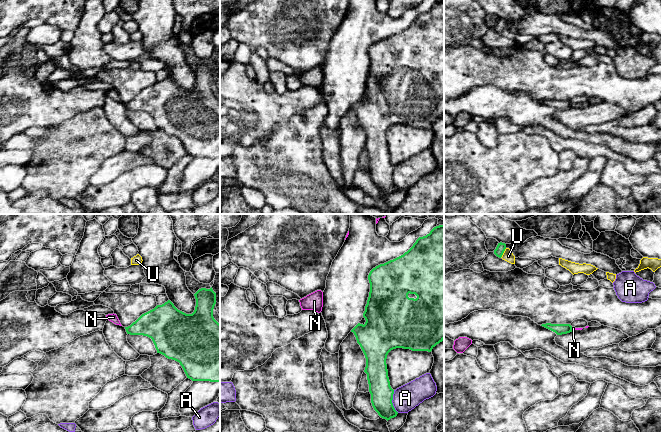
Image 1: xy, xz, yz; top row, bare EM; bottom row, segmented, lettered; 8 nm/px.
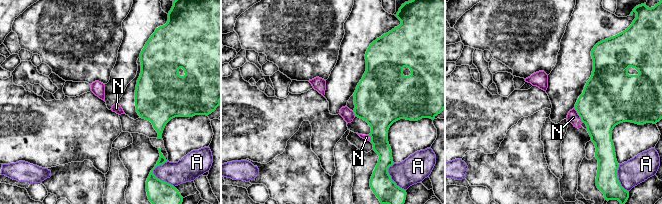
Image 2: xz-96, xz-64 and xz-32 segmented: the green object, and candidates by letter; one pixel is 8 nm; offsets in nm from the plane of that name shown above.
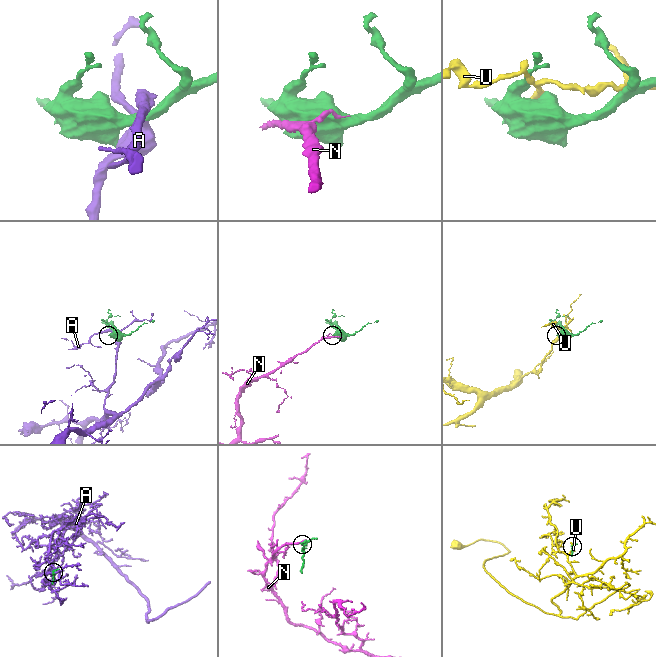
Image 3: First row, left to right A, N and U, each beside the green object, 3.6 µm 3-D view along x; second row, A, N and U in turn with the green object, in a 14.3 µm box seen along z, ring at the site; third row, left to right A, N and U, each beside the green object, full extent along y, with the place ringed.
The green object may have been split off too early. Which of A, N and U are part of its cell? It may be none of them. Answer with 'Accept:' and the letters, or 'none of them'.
Accept: none of them

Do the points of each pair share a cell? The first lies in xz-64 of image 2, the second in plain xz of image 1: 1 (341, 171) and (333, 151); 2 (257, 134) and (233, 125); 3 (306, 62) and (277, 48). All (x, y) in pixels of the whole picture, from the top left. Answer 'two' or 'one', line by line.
1: two
2: one
3: one

